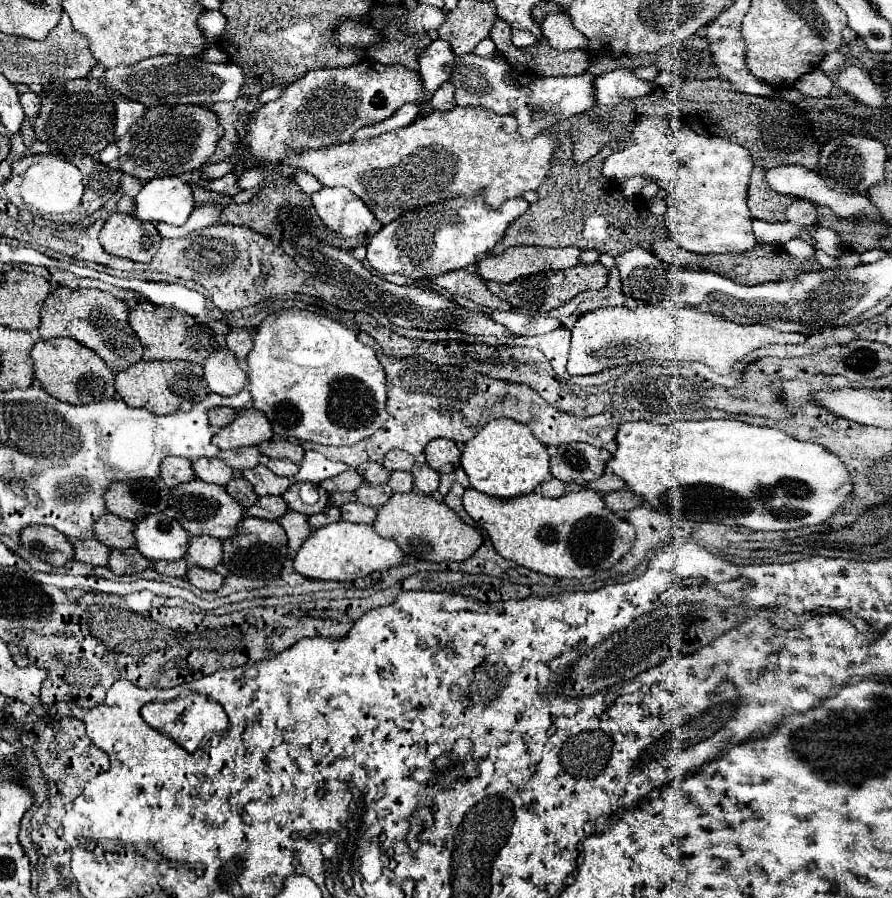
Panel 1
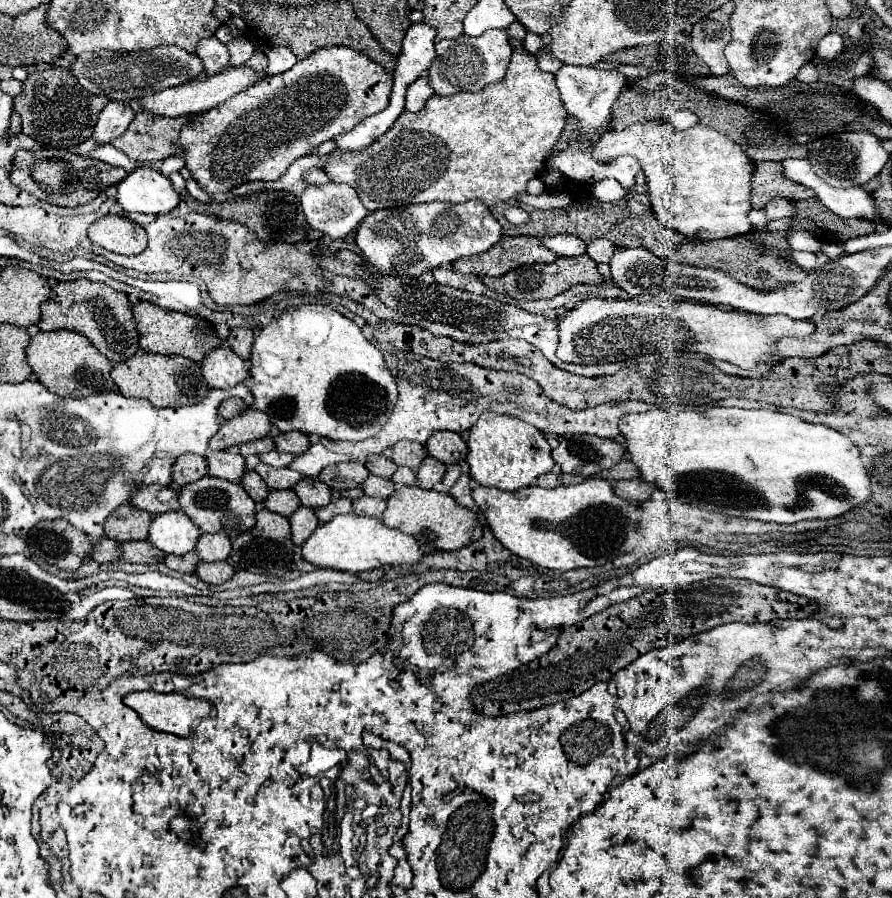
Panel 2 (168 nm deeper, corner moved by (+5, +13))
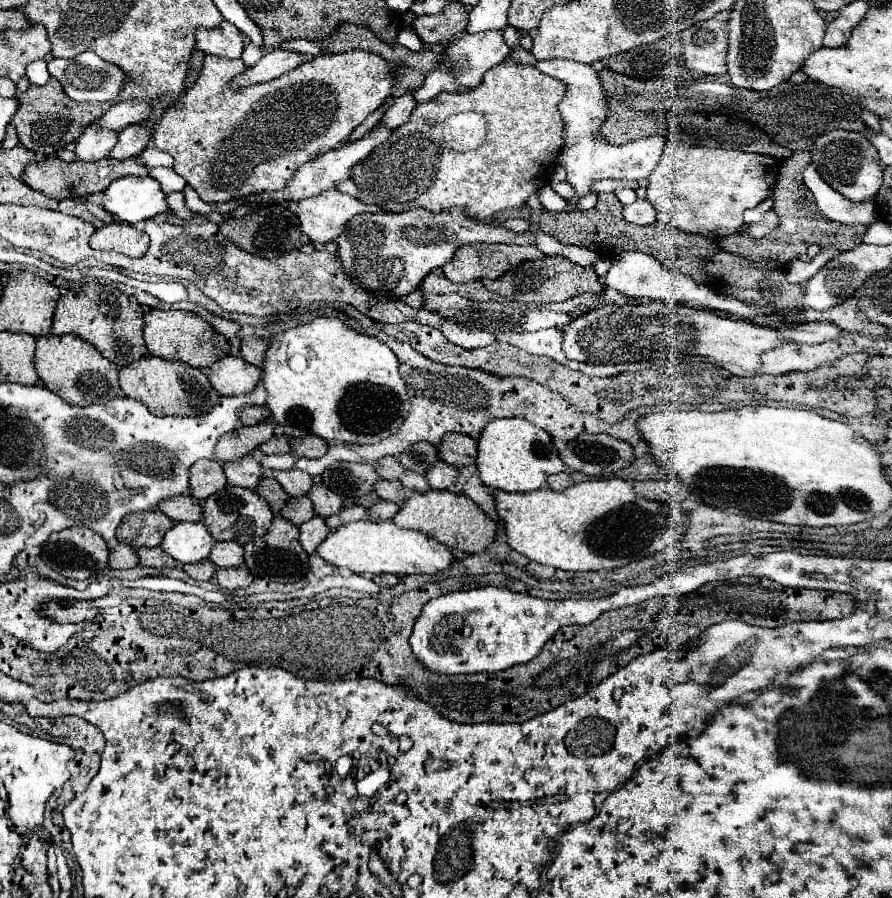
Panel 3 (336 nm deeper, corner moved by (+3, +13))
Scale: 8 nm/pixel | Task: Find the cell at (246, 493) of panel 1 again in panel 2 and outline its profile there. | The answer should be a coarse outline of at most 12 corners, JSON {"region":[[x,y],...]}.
{"region":[[246,470],[240,486],[254,502],[268,494],[268,486],[254,470]]}

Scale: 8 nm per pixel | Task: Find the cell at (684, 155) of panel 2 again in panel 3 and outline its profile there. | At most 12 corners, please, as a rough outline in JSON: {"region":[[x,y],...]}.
{"region":[[666,144],[658,222],[718,240],[772,194],[782,160]]}

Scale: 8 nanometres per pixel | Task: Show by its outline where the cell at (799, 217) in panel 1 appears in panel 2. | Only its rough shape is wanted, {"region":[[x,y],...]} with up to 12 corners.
{"region":[[774,198],[766,204],[766,216],[778,220],[794,214],[794,202]]}

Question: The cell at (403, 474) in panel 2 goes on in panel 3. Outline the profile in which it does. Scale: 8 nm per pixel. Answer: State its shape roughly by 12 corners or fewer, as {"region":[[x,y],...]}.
{"region":[[406,472],[400,482],[412,492],[428,492],[426,476]]}

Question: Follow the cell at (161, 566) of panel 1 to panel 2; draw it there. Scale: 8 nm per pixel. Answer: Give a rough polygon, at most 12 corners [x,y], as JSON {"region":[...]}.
{"region":[[170,554],[164,564],[178,572],[194,572],[198,554]]}

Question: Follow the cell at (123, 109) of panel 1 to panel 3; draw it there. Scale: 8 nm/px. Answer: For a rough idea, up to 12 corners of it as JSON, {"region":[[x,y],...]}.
{"region":[[88,126],[74,154],[82,162],[106,158],[116,144],[114,130]]}

